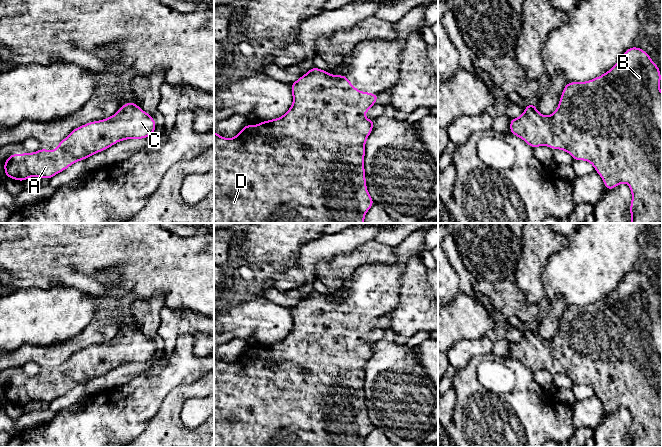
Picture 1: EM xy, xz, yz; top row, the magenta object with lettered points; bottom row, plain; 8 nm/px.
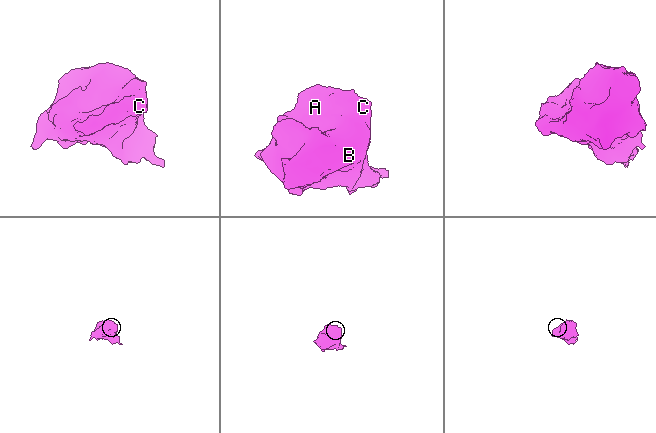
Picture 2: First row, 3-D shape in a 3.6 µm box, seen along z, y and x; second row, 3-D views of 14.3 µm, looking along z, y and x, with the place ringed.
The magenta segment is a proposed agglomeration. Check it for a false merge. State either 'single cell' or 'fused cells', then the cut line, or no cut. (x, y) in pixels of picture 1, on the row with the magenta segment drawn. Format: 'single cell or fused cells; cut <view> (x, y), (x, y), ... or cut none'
single cell; cut none

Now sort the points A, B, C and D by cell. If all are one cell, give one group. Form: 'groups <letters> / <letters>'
groups A B C D

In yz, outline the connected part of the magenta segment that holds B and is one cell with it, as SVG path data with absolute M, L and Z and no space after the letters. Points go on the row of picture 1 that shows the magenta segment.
M633 46L628 48L619 58L617 63L606 73L592 80L585 82L568 82L566 83L557 109L550 115L542 115L530 102L524 109L524 113L518 118L510 119L510 134L520 137L532 149L538 146L548 146L552 150L560 149L568 152L574 161L588 161L595 169L595 172L603 179L605 189L615 189L617 185L625 182L629 185L632 200L630 204L630 215L632 217L630 223L662 223L662 93L660 92L661 72L650 55L639 47Z

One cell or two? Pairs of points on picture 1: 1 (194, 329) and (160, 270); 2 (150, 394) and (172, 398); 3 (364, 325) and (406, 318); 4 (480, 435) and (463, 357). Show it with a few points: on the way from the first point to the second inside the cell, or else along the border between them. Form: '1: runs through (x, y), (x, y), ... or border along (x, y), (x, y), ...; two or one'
1: border along (166, 305), (174, 309), (191, 309), (203, 315); two
2: border along (185, 383), (175, 386), (167, 394), (153, 416); two
3: border along (400, 292), (398, 303), (389, 313); two
4: border along (486, 354), (474, 356), (457, 370); two

